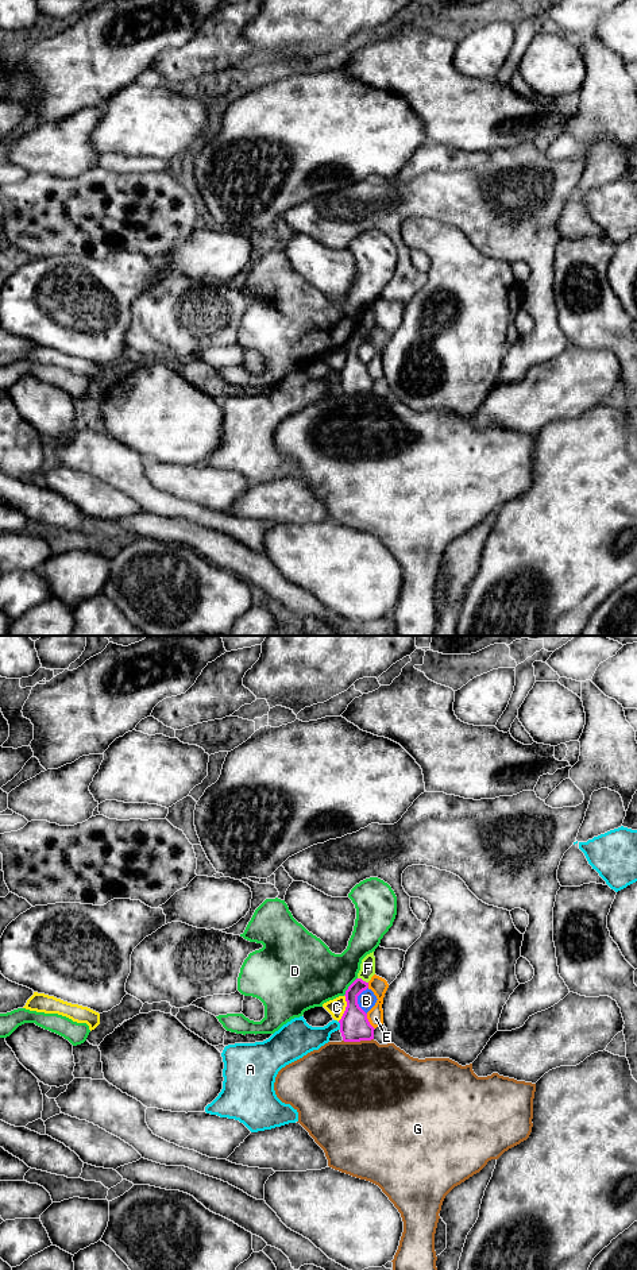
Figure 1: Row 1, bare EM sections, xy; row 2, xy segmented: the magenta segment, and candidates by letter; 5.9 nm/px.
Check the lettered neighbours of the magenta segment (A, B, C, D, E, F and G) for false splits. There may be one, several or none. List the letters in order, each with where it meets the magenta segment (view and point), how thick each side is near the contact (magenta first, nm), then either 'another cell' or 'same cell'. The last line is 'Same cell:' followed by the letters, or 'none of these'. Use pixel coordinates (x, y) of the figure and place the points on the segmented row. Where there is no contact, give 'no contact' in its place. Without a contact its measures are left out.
A: xy (340, 1026) | 180/190 nm | another cell
B: xy (356, 1000) | 180/110 nm | another cell
C: xy (346, 1008) | 180/110 nm | another cell
D: xy (348, 987) | 180/380 nm | another cell
E: xy (369, 1022) | 180/100 nm | another cell
F: xy (362, 980) | 160/100 nm | another cell
G: xy (358, 1041) | 180/500 nm | another cell
Same cell: none of these

